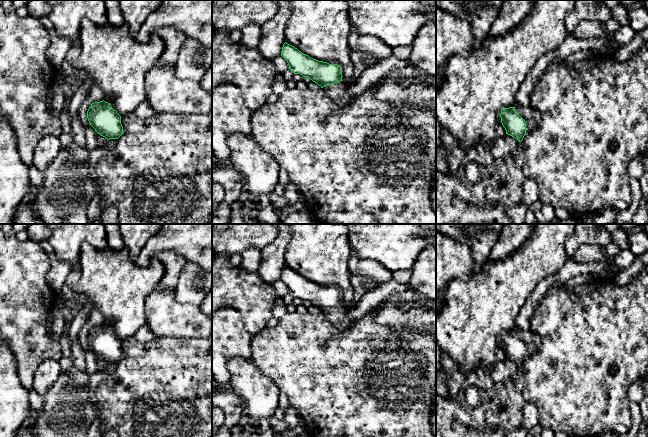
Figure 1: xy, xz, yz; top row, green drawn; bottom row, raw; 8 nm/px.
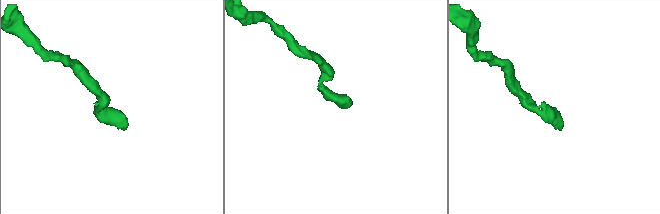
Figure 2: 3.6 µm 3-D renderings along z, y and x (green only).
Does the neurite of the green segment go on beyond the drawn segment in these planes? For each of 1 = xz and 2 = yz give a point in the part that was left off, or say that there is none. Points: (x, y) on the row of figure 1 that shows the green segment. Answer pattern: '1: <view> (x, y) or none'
1: xz (338, 92)
2: yz (533, 119)

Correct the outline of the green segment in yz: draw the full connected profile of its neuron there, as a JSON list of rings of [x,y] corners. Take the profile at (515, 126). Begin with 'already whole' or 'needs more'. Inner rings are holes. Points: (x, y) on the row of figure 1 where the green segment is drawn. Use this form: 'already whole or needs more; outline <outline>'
needs more; outline [[[532,107],[504,108],[501,110],[501,123],[506,130],[506,134],[521,142],[526,134],[538,128],[542,122],[541,114]]]

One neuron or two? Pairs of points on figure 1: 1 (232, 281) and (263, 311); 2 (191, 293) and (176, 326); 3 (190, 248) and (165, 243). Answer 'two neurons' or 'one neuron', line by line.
1: one neuron
2: two neurons
3: one neuron

